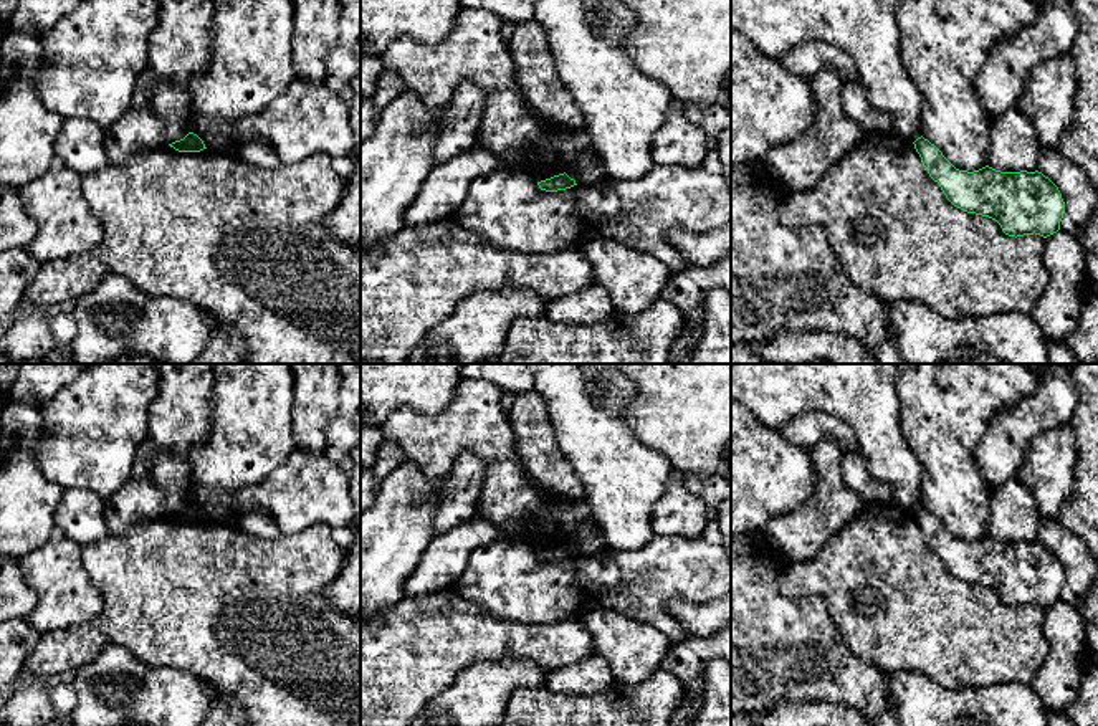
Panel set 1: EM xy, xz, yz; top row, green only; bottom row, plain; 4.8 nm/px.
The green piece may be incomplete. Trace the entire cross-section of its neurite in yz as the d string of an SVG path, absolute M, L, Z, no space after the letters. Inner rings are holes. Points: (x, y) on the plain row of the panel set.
M923 506L913 514L929 547L954 577L995 590L1015 609L1034 604L1047 609L1060 600L1065 572L1042 542L1000 542L989 536L959 541Z

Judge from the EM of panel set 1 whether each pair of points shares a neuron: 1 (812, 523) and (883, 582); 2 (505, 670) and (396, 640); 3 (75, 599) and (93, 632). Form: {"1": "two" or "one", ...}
{"1": "two", "2": "two", "3": "two"}

